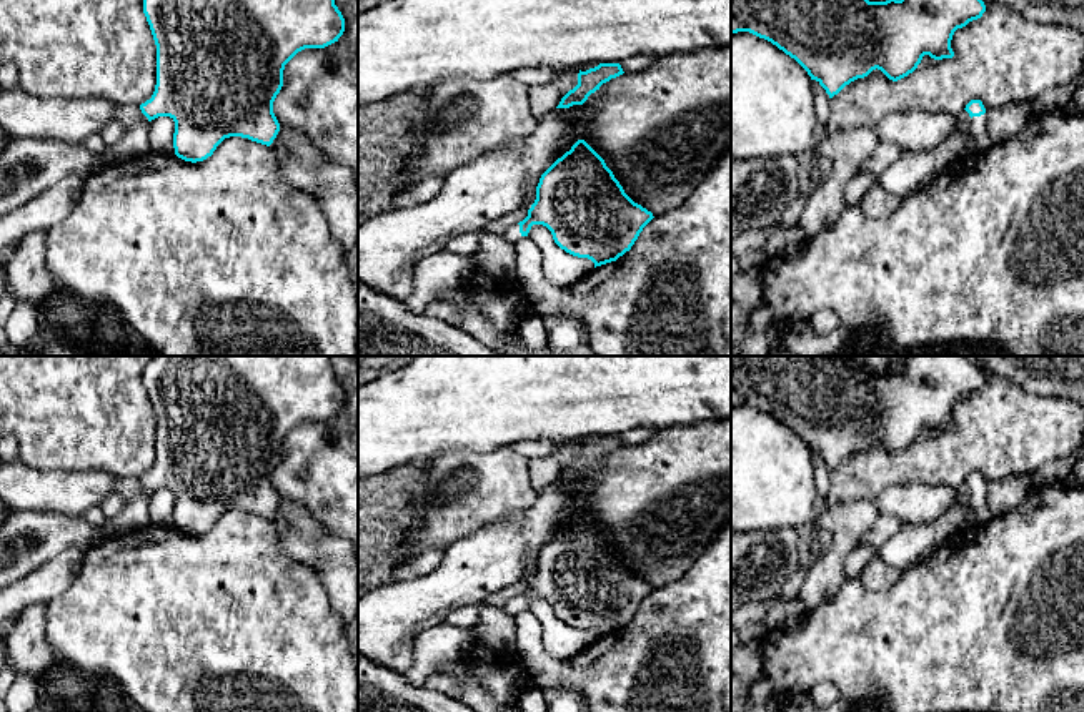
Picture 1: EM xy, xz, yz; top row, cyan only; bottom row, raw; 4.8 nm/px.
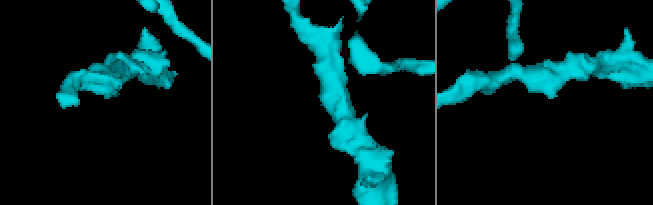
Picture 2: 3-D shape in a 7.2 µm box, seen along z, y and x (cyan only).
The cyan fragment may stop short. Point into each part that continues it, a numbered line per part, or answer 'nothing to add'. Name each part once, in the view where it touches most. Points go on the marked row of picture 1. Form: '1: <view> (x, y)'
1: yz (979, 140)

